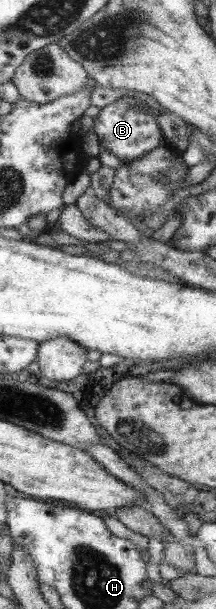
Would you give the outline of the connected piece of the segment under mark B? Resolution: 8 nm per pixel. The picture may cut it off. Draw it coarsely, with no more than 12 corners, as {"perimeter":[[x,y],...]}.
{"perimeter":[[120,97],[92,119],[100,147],[128,162],[163,145],[155,110]]}

